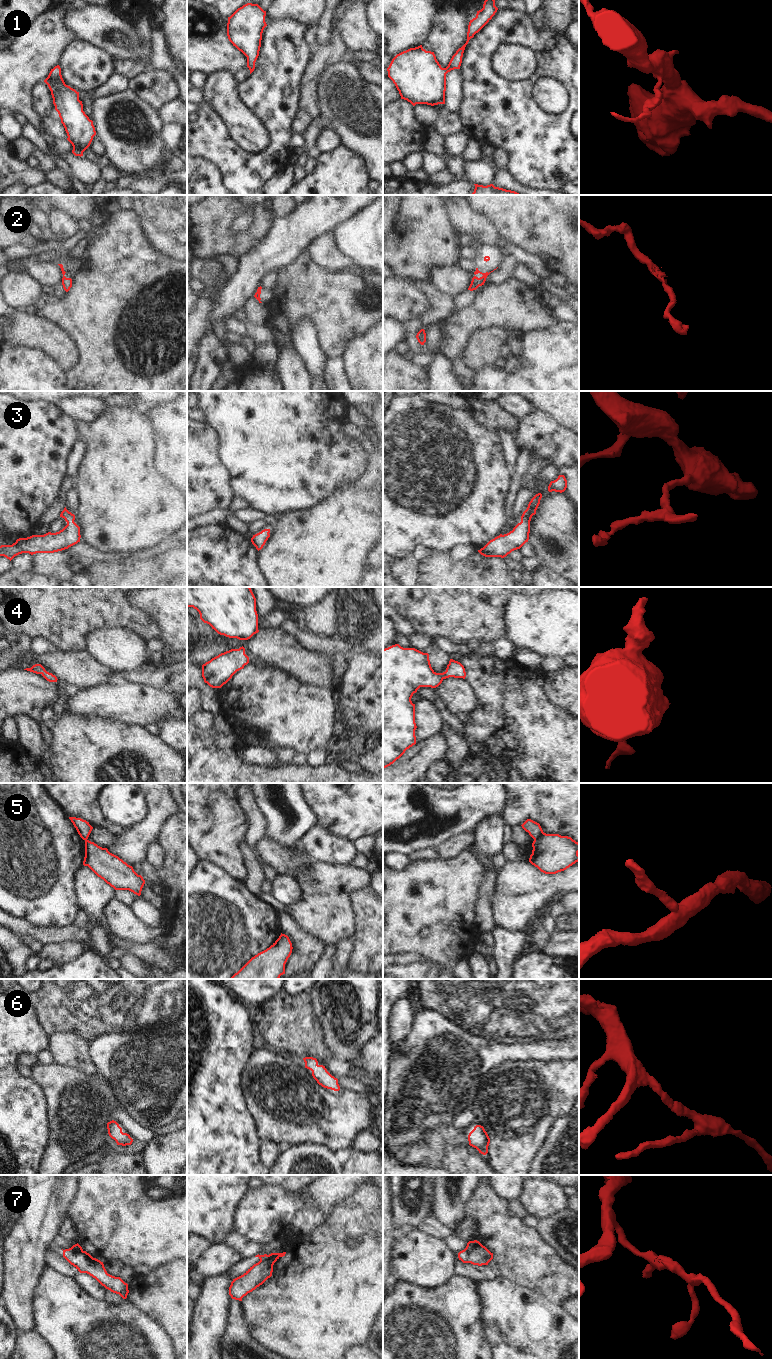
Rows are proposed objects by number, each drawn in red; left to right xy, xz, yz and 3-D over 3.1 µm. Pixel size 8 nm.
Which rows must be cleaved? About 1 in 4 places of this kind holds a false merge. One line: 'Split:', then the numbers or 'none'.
Split: 5, 7

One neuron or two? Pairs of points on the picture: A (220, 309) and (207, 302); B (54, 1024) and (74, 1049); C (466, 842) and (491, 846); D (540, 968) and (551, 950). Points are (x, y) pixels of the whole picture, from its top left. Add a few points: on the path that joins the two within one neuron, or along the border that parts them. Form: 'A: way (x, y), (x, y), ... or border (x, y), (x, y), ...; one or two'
A: border (224, 287), (214, 301), (206, 328); two
B: border (49, 1035), (55, 1032), (73, 1032), (82, 1039); two
C: border (474, 833), (474, 842), (472, 844); two
D: border (540, 951), (551, 957); two

